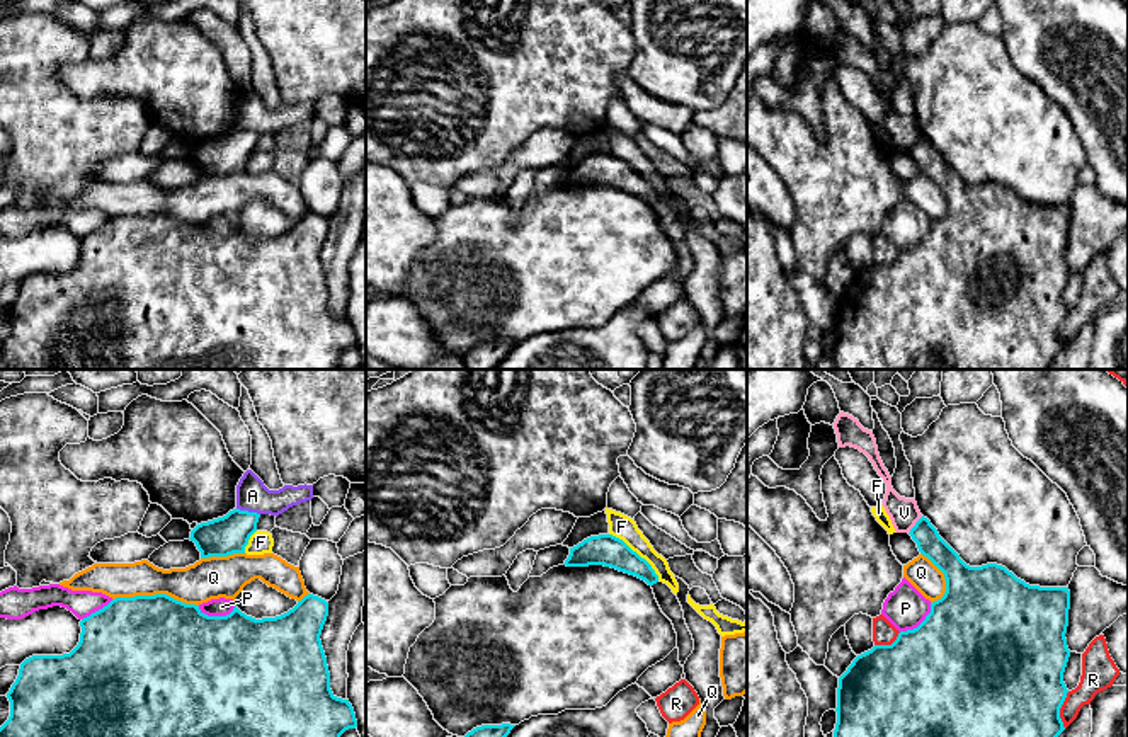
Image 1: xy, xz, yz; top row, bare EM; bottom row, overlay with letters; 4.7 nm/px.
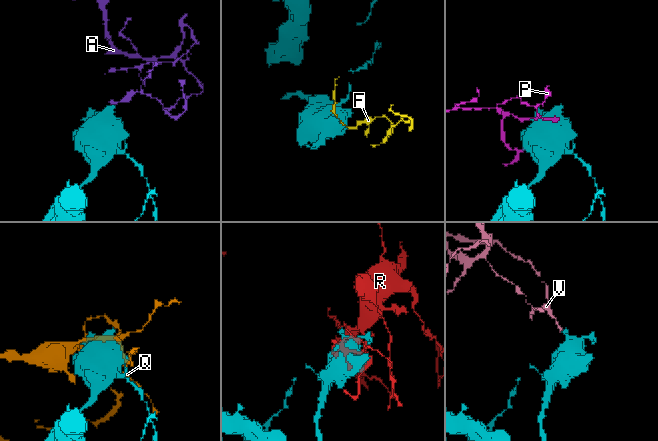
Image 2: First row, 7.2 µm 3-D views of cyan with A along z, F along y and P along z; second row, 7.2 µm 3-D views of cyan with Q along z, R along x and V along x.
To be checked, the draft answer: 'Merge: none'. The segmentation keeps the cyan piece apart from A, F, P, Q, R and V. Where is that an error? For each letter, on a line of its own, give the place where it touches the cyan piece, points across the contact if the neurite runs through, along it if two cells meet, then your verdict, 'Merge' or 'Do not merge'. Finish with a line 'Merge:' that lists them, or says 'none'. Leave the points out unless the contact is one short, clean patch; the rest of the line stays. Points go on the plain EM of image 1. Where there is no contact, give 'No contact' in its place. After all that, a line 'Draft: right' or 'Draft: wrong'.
A: Touches cyan at xy (247, 130). Boundary: xy (237, 126), (259, 133). Do not merge
F: Touches cyan at xz (635, 171). Boundary: xz (609, 152), (635, 169), (659, 198). Do not merge
P: Touches cyan at xy (216, 235). Do not merge
Q: Touches cyan at xy (155, 213). Do not merge
R: Touches cyan at yz (1059, 329). Do not merge
V: Touches cyan at yz (916, 143). Boundary: yz (922, 135), (909, 152). Do not merge
Merge: none
Draft: right

